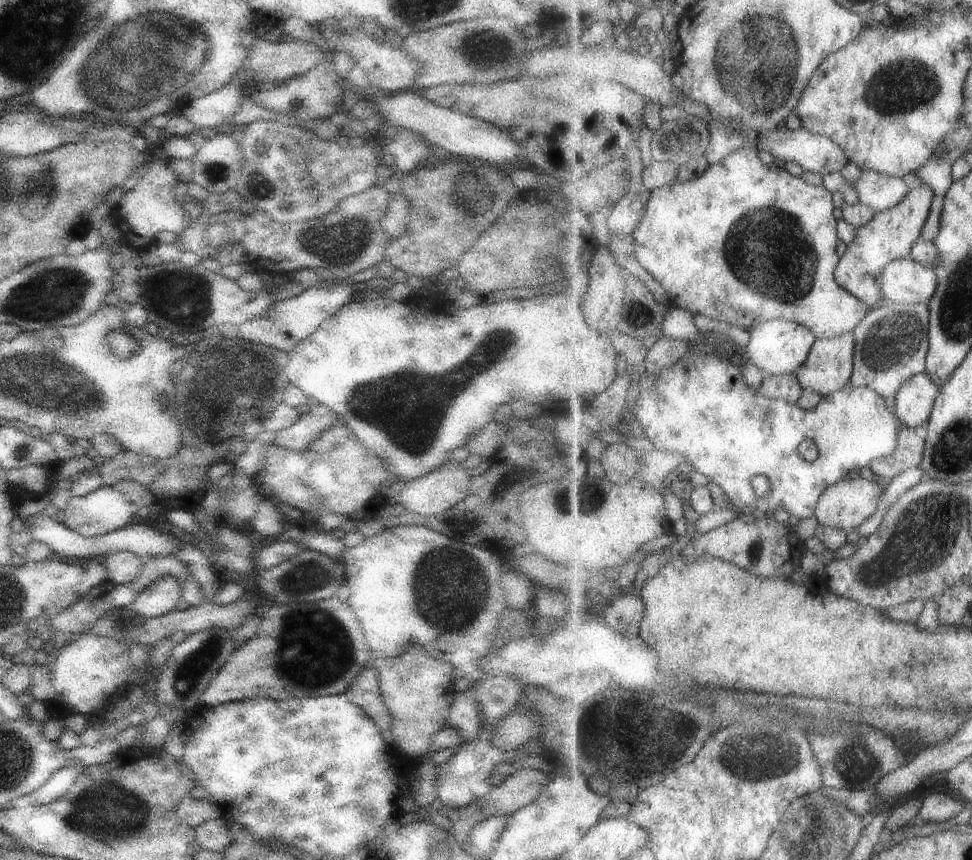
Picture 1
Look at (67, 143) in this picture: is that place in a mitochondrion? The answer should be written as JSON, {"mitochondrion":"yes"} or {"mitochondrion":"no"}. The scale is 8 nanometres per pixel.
{"mitochondrion":"no"}

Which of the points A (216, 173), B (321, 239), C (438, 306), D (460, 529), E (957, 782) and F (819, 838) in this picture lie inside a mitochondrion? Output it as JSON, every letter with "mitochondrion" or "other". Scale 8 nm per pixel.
{"A":"mitochondrion","B":"mitochondrion","C":"other","D":"mitochondrion","E":"other","F":"mitochondrion"}

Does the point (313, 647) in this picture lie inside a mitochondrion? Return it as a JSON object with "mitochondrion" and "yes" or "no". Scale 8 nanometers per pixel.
{"mitochondrion":"yes"}

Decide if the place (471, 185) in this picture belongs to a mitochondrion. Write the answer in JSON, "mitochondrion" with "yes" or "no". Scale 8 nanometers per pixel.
{"mitochondrion":"yes"}

